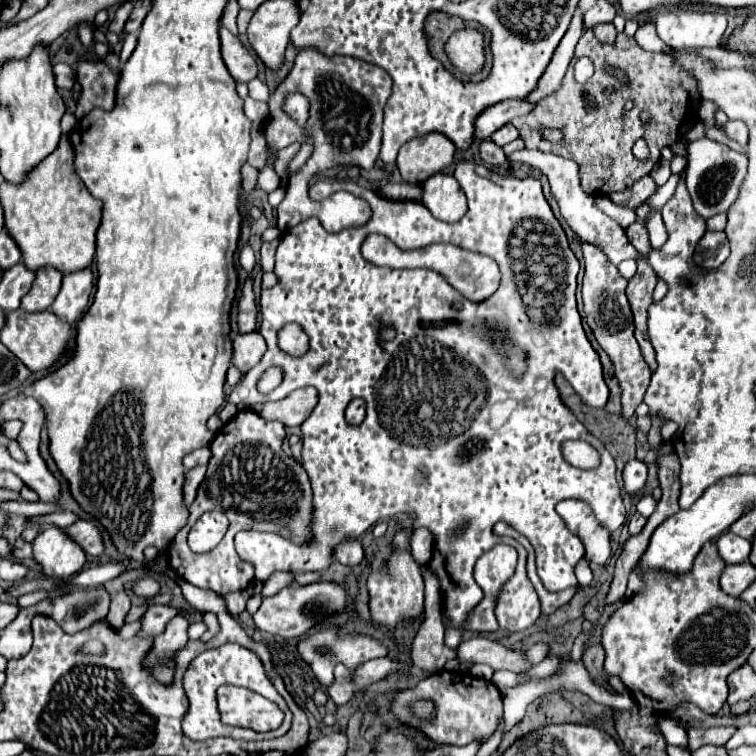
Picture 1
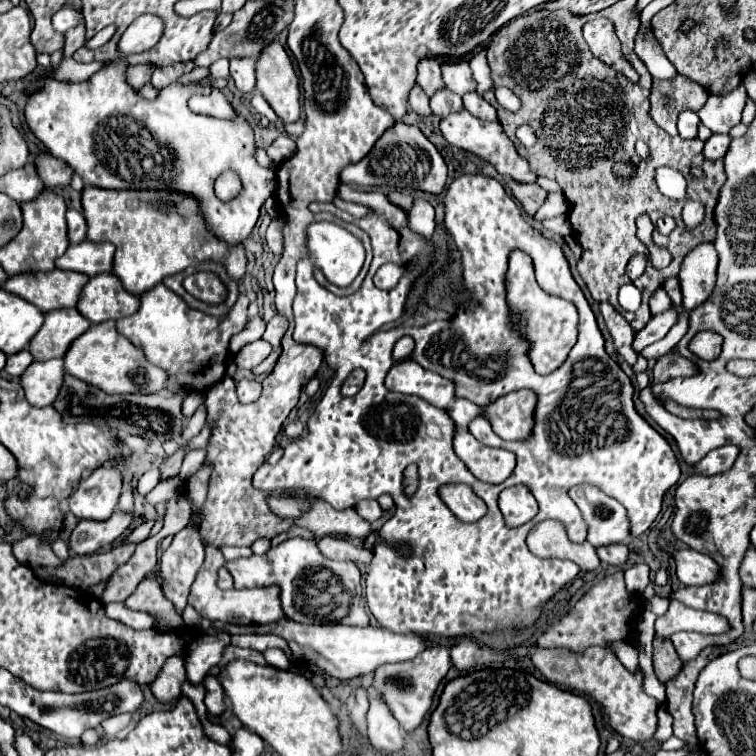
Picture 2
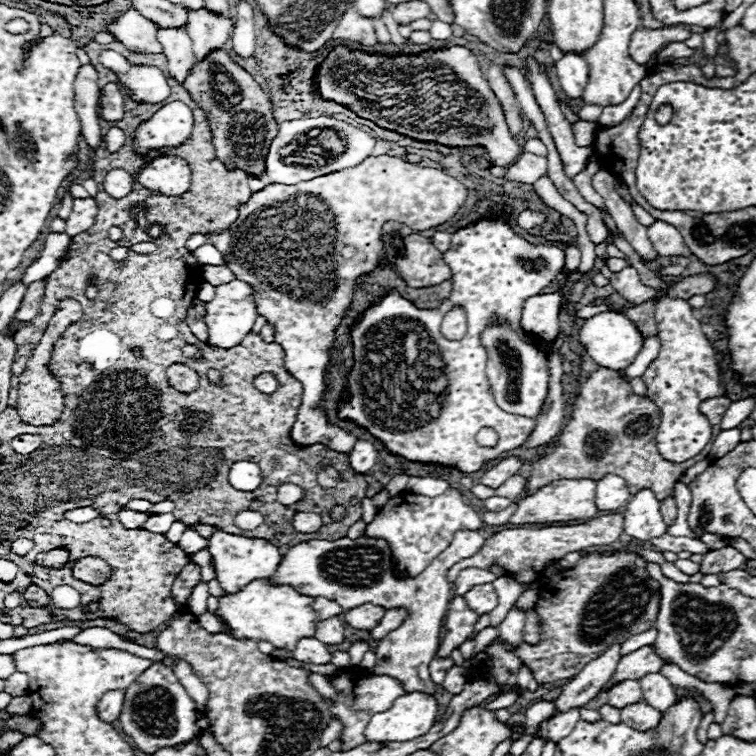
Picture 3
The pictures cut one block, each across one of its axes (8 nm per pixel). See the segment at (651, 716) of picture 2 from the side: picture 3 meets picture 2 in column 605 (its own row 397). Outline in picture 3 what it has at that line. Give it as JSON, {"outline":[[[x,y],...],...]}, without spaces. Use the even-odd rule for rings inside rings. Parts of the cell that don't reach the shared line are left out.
{"outline":[[[668,296],[660,298],[660,302],[656,302],[656,322],[662,348],[658,358],[642,374],[642,380],[646,384],[646,396],[660,408],[662,422],[656,436],[658,450],[668,462],[680,464],[694,458],[710,442],[712,430],[706,416],[698,412],[698,406],[702,400],[724,396],[724,390],[718,376],[714,348],[704,336],[700,320],[692,316],[690,304]]]}

